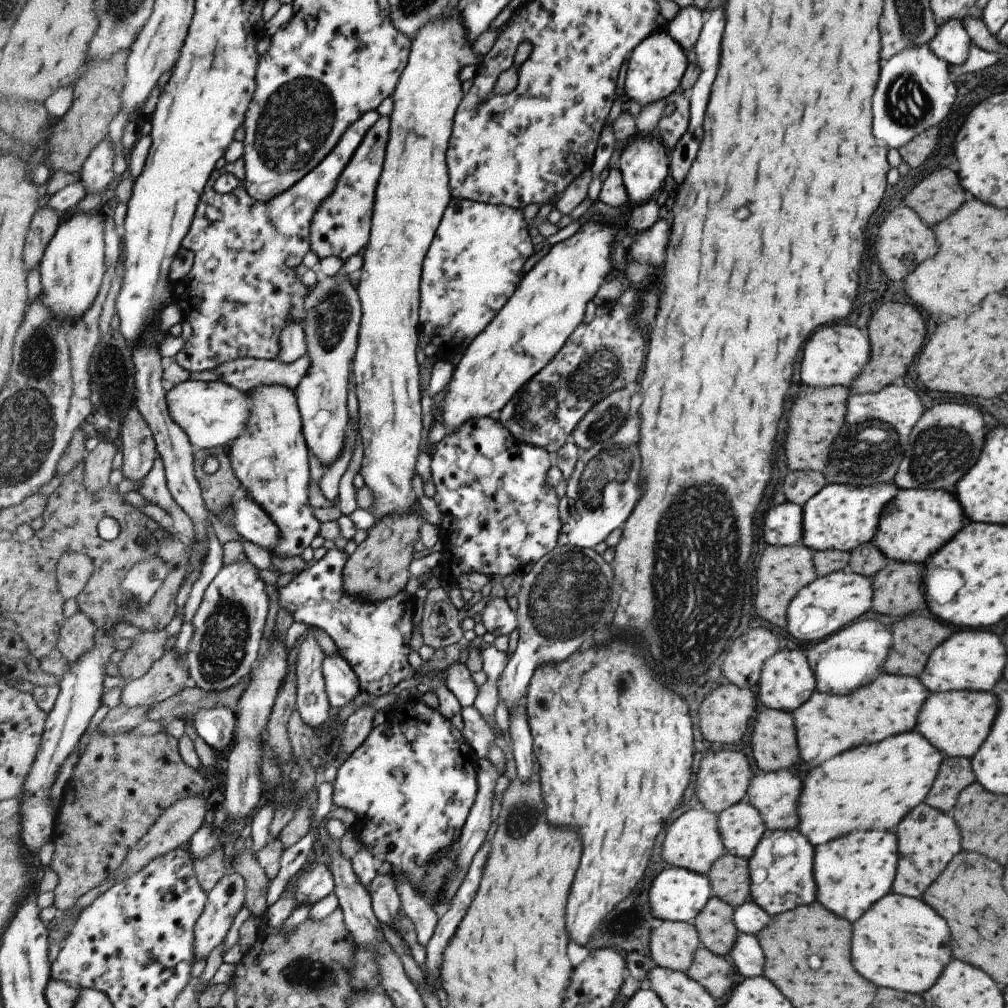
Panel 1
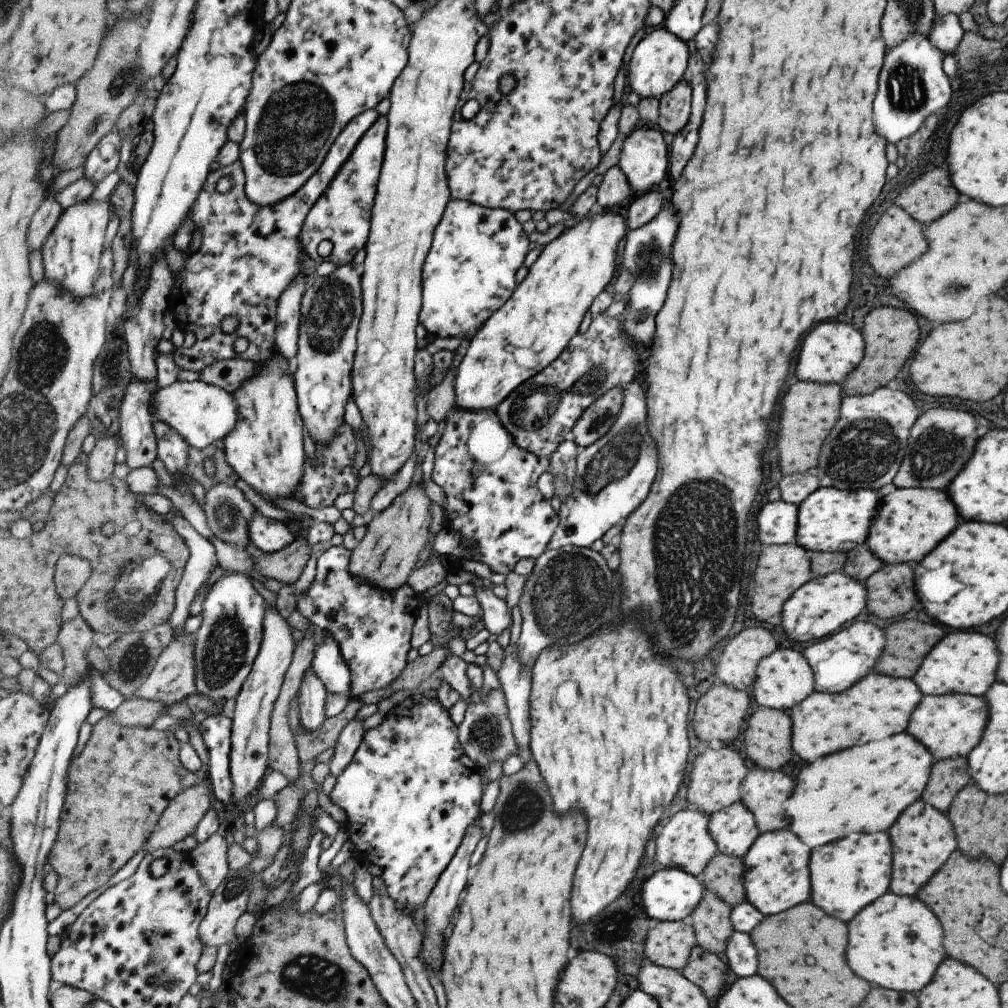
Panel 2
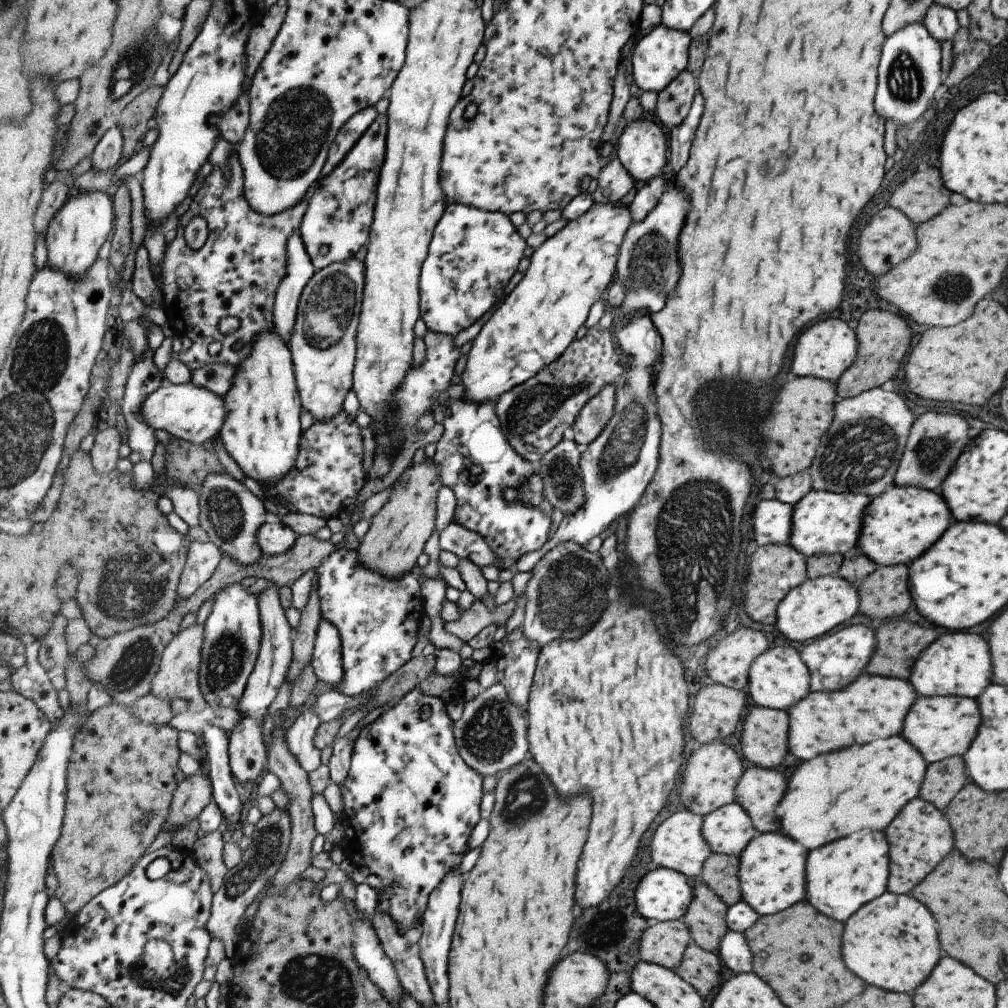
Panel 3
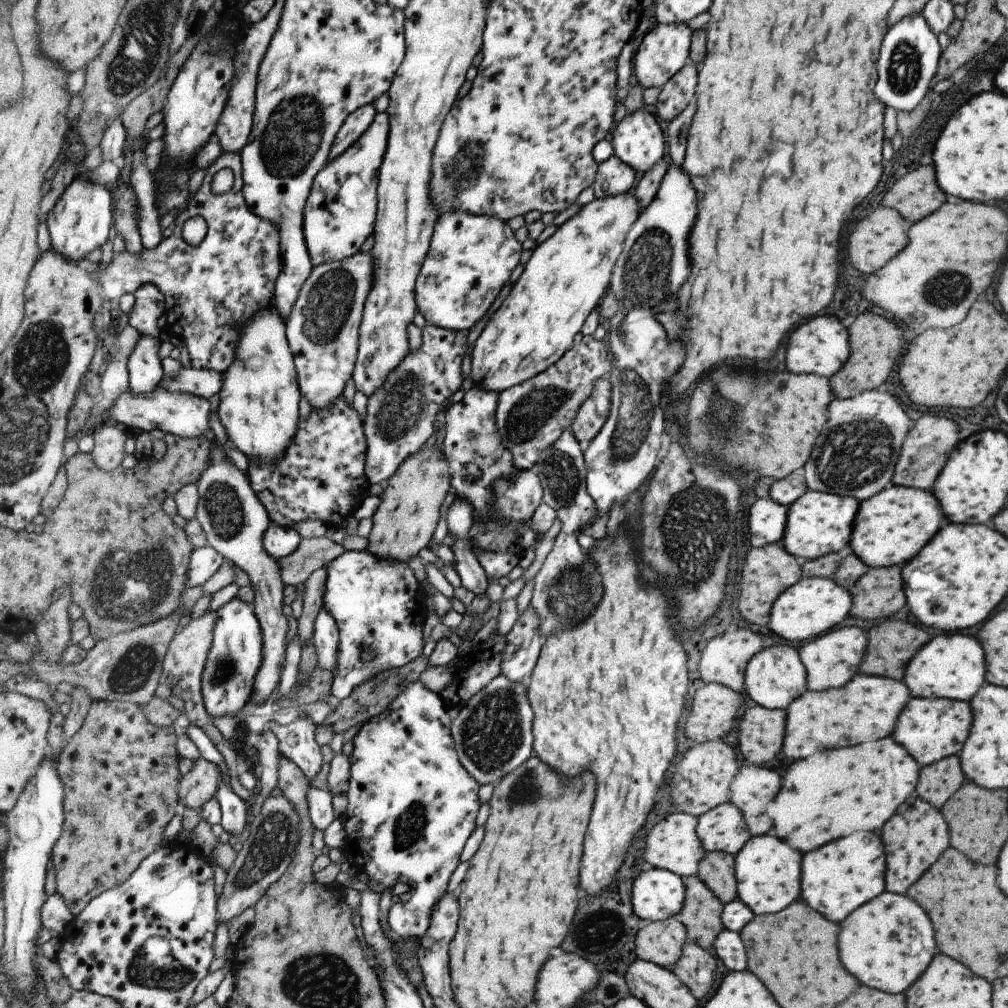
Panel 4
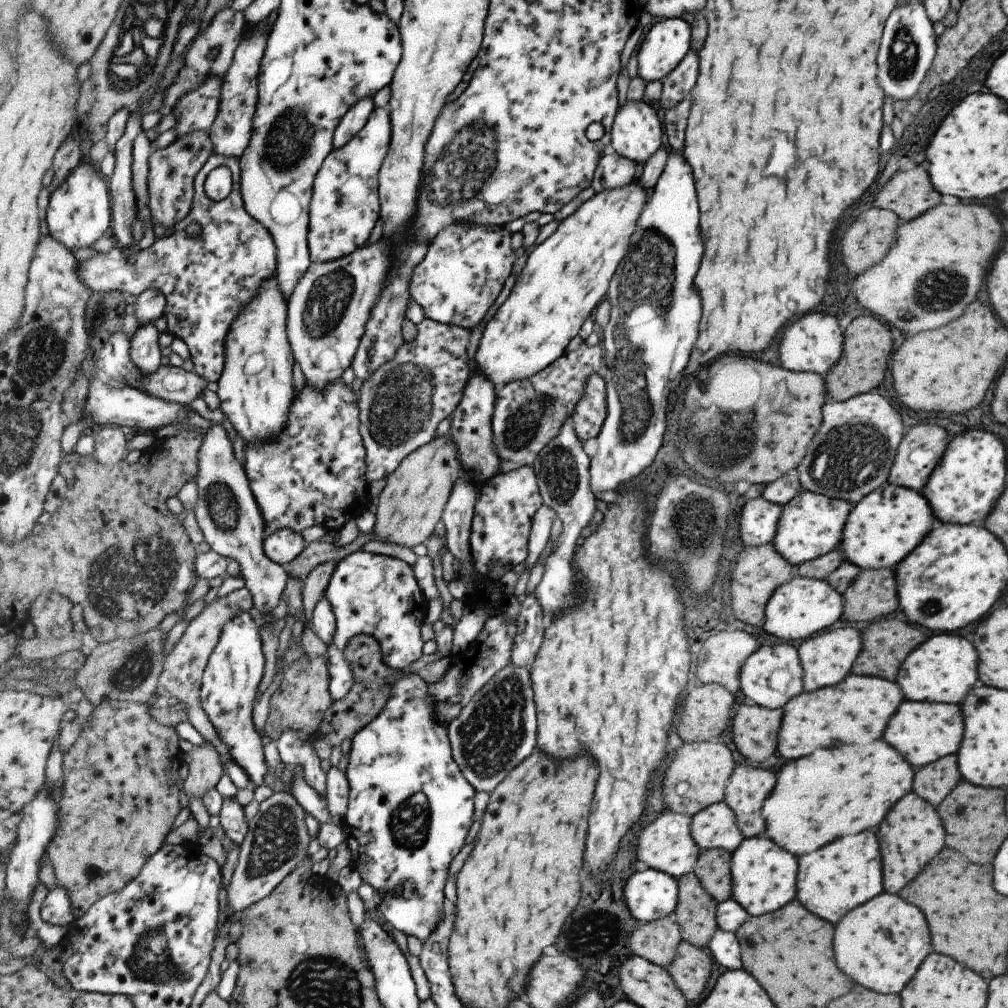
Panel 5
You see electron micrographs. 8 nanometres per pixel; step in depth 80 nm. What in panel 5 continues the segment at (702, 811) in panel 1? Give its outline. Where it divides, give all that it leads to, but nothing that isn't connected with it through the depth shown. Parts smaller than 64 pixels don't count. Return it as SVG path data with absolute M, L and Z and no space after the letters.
M668 811L659 815L644 829L637 831L637 858L647 864L649 869L655 869L680 879L686 874L693 873L697 868L701 847L691 834L692 816Z

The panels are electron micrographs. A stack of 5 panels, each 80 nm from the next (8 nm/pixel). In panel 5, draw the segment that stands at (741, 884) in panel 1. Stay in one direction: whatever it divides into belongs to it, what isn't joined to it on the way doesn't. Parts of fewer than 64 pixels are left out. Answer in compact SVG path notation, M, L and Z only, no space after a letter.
M709 849L700 854L694 870L707 892L717 901L727 900L733 892L730 879L731 852L723 849Z

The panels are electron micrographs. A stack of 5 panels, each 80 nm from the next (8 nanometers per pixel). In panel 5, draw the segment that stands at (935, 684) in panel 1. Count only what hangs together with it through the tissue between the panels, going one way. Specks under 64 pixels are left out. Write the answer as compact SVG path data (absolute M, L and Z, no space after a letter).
M936 633L927 637L907 656L895 677L906 701L927 701L928 703L949 703L958 705L959 701L978 683L975 680L977 655L972 642L957 634Z

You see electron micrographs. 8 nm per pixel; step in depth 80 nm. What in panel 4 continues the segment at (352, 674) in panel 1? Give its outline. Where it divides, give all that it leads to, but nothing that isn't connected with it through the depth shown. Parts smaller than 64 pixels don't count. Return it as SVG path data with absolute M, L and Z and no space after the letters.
M325 609L317 616L313 642L317 648L318 667L335 674L339 666L340 630L335 618Z

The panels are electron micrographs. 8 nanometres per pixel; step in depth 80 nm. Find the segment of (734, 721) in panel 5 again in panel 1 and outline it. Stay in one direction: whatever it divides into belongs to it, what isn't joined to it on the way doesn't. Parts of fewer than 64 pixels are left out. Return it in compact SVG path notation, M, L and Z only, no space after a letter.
M761 707L754 720L749 744L757 770L778 771L795 766L799 754L790 713Z

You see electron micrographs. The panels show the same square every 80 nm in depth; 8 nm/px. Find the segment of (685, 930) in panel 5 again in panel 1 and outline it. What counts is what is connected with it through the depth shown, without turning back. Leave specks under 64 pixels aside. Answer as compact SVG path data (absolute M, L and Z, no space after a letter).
M718 896L711 897L693 922L703 946L715 954L727 956L739 933L733 916L734 907L730 903L724 903Z

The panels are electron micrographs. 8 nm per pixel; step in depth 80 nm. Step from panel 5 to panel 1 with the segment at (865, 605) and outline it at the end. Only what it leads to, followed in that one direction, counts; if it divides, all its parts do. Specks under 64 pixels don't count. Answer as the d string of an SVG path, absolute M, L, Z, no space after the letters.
M888 560L887 564L869 578L872 586L872 599L870 609L883 616L901 616L911 614L918 606L928 604L923 600L922 566Z

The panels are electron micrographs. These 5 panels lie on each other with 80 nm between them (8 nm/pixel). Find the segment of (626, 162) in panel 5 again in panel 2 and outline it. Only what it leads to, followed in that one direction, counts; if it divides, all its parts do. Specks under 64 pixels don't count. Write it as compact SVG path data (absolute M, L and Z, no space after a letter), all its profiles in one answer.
M618 164L613 165L603 176L603 181L598 188L600 208L613 208L618 205L624 209L634 197L634 189L628 176Z

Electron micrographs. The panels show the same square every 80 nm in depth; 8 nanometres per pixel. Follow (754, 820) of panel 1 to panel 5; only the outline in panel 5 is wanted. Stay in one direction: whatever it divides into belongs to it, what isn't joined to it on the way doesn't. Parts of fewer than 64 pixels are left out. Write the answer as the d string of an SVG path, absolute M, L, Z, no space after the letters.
M723 801L698 812L692 819L691 834L702 851L723 849L732 852L744 839L734 811Z

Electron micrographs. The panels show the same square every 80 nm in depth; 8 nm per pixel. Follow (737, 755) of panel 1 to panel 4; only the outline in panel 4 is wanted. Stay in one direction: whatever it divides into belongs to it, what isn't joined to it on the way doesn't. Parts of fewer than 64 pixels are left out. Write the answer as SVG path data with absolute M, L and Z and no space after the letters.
M721 741L697 743L687 750L683 759L675 766L673 774L672 802L678 811L697 817L704 816L717 806L730 802L730 786L737 776L737 762L733 750Z

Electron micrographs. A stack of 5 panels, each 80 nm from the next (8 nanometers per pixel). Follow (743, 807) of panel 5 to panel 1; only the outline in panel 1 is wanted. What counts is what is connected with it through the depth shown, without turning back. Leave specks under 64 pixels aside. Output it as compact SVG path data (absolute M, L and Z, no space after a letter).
M785 769L763 772L757 770L747 785L746 802L762 815L766 832L795 829L795 796L799 796L799 780Z

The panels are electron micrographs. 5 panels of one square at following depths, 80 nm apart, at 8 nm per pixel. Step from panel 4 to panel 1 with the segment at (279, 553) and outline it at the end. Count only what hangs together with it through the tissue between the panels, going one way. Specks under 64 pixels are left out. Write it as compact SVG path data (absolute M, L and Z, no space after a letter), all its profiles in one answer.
M240 494L233 500L236 506L234 528L245 541L255 543L272 553L282 541L281 529L271 515L251 498Z

